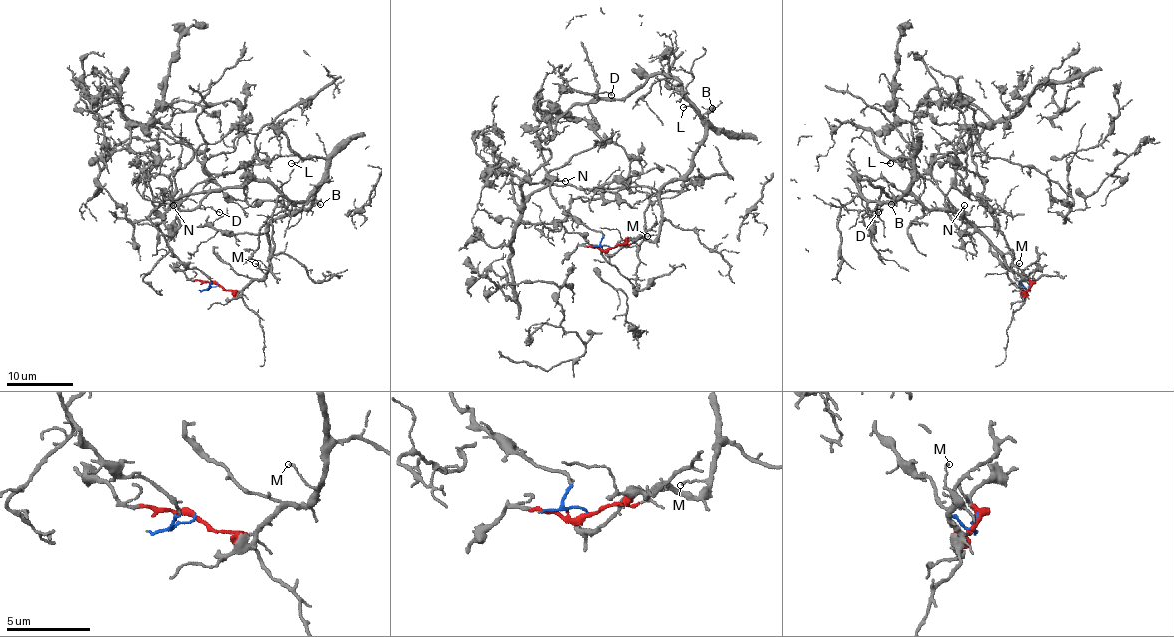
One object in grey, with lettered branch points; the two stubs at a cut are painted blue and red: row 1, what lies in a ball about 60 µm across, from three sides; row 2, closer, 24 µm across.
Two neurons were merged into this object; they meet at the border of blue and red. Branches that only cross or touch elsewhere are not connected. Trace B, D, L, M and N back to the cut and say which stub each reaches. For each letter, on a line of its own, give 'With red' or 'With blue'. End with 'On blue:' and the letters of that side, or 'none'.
B: With red
D: With red
L: With red
M: With red
N: With blue
On blue: N

